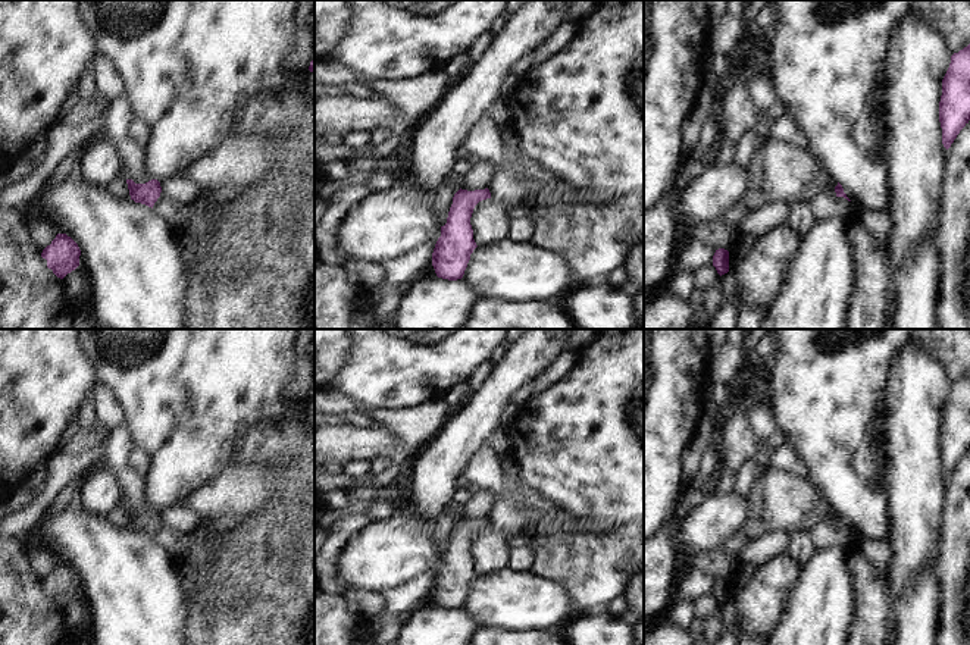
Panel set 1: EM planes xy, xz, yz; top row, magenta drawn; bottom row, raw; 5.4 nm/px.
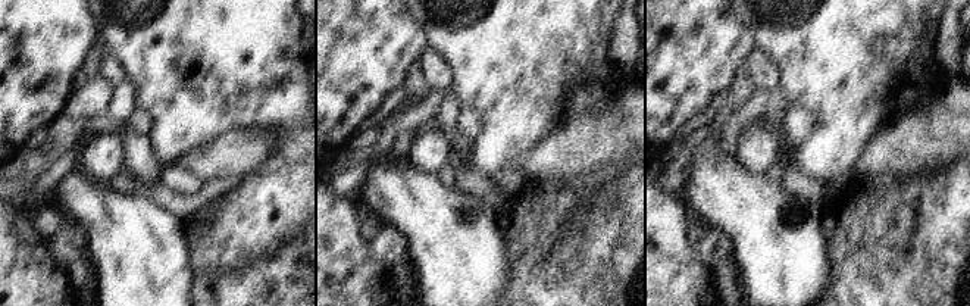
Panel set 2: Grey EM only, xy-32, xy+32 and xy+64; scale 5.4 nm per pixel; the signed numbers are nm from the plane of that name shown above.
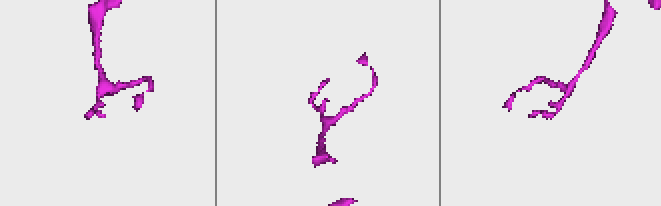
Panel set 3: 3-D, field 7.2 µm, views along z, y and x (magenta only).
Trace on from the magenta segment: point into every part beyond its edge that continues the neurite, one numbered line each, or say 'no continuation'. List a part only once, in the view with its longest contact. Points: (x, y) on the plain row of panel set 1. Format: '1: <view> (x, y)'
no continuation

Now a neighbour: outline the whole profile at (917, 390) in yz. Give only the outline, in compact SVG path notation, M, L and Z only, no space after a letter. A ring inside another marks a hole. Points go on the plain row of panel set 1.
M907 341L894 360L886 386L886 513L889 517L888 541L892 547L889 566L889 605L894 613L905 585L936 554L942 539L942 513L948 480L942 473L939 430L942 408L949 397L952 382L942 364L926 350Z

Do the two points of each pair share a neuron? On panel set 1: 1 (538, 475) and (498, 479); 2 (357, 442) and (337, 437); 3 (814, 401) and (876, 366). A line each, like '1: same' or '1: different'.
1: different
2: same
3: same

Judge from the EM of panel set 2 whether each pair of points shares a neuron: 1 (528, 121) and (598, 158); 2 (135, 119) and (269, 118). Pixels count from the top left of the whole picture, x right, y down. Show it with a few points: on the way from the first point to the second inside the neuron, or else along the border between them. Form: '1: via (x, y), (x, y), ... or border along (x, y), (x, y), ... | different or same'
1: border along (581, 118), (557, 125), (525, 156) | different
2: border along (137, 106), (150, 115), (149, 133) | different

